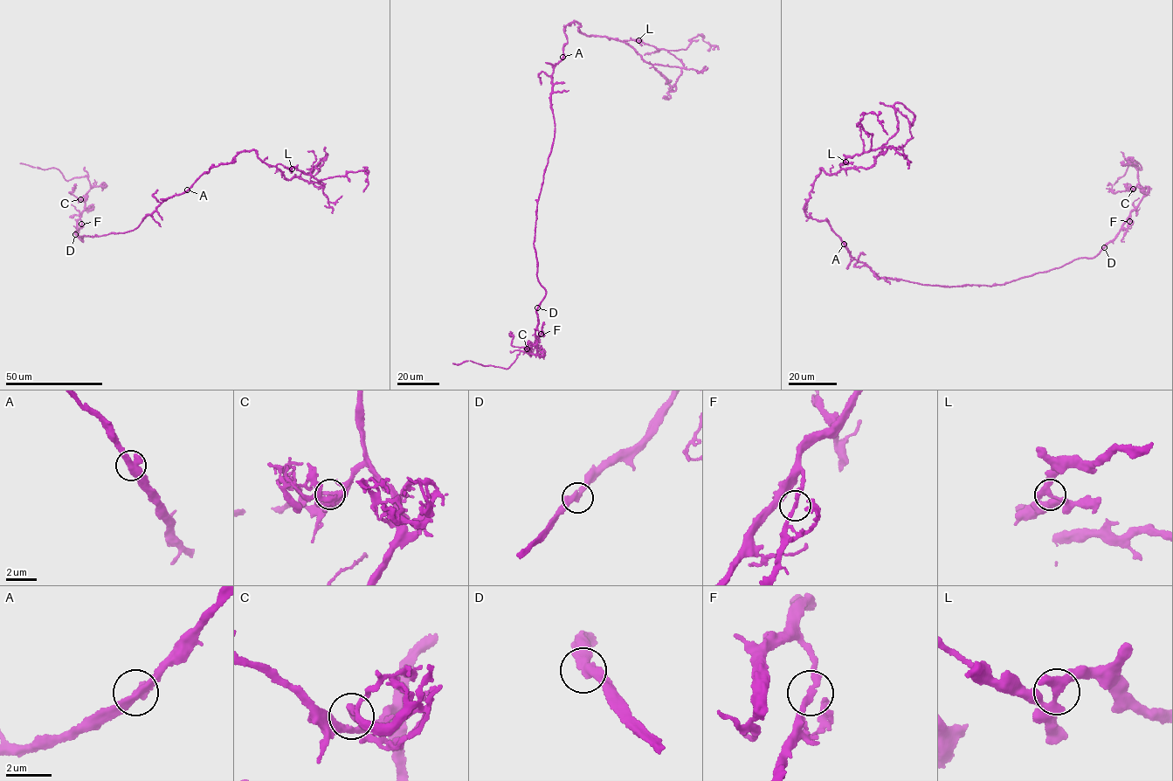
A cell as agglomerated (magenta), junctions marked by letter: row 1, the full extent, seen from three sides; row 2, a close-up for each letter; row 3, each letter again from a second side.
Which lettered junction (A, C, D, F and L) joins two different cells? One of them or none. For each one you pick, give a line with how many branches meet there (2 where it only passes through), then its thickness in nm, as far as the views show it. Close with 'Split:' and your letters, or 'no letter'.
L: branches 2; calibre 380 nm
Split: L

